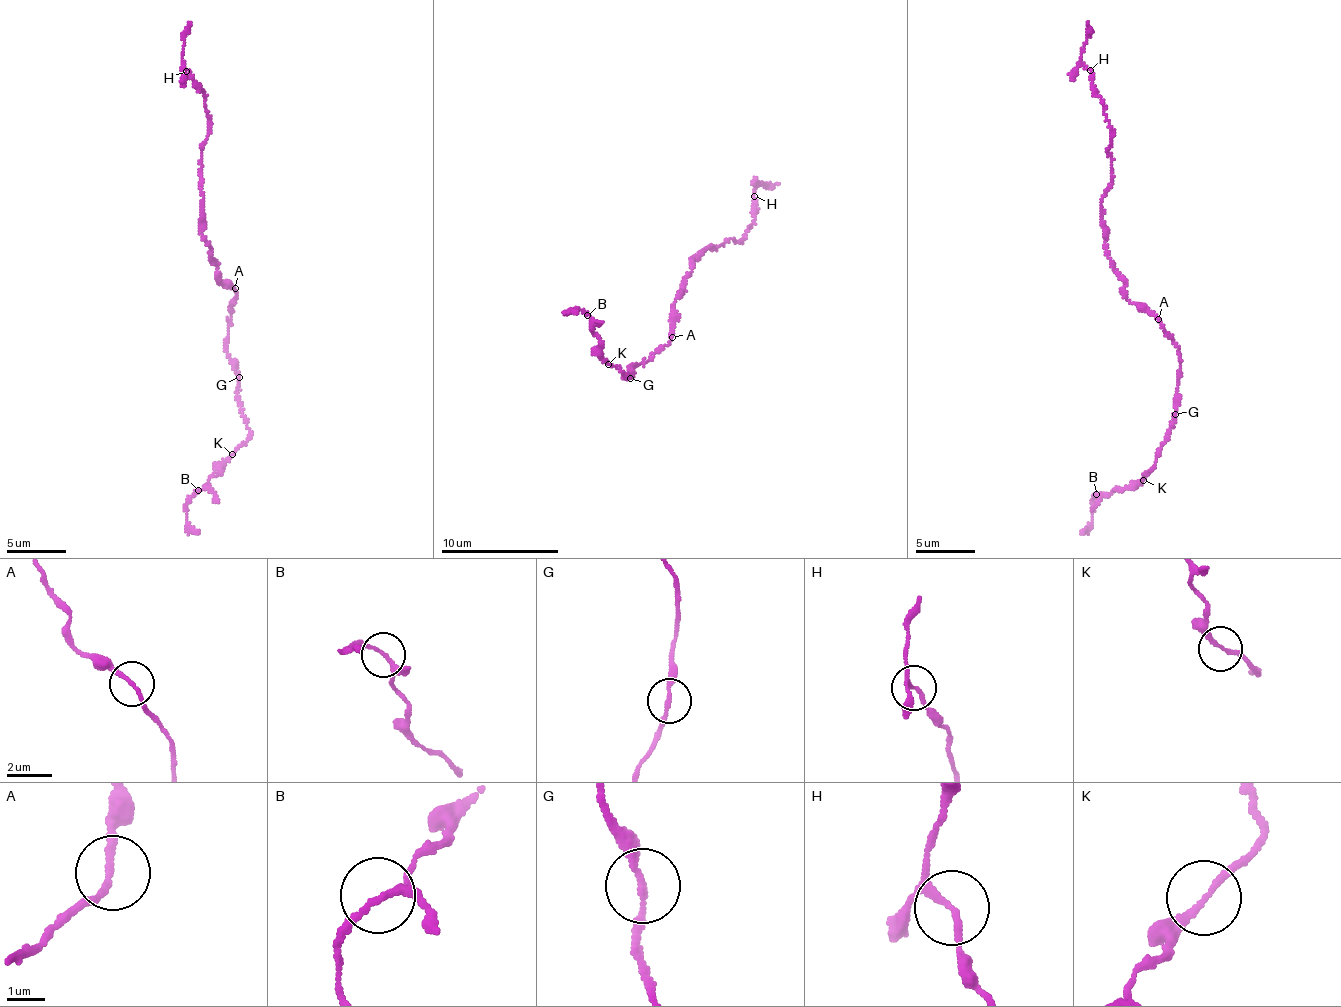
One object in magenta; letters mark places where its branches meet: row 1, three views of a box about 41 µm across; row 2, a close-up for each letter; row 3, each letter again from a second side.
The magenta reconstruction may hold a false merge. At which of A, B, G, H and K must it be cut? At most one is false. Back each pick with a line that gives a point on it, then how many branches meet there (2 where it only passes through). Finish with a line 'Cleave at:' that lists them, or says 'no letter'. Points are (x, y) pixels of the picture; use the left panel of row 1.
Cleave at: no letter

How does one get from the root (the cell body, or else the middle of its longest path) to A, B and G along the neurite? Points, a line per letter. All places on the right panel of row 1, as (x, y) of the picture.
A: (1142, 311), (1150, 312), (1158, 319)
B: (1142, 311), (1150, 312), (1179, 349), (1180, 377), (1173, 428), (1155, 465), (1136, 484), (1096, 494)
G: (1142, 311), (1150, 312), (1165, 330), (1165, 336), (1179, 349), (1180, 377), (1175, 414)

